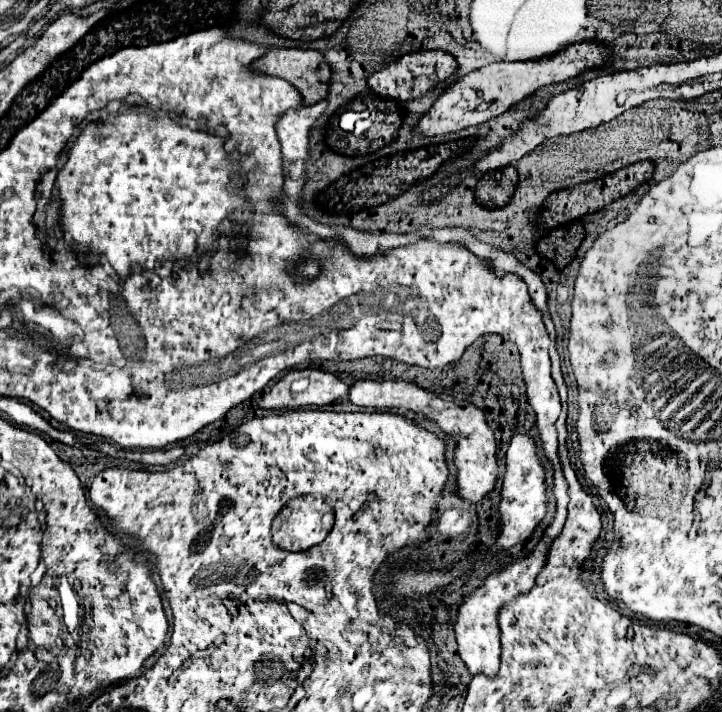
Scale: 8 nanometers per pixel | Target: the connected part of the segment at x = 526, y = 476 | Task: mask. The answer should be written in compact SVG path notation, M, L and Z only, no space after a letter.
M516 432L508 452L506 452L506 474L502 480L502 500L500 500L500 538L492 552L508 550L514 544L522 544L538 528L548 508L548 486L546 486L546 468L538 458L538 448L532 436Z

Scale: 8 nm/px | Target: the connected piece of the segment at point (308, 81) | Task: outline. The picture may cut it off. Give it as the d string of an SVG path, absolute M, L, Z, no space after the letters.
M278 48L256 60L256 68L264 74L284 78L294 84L306 104L316 104L328 96L332 68L320 50Z

